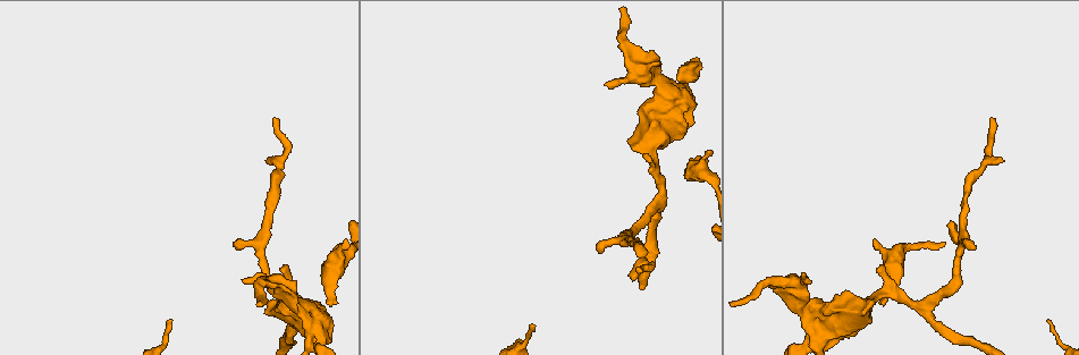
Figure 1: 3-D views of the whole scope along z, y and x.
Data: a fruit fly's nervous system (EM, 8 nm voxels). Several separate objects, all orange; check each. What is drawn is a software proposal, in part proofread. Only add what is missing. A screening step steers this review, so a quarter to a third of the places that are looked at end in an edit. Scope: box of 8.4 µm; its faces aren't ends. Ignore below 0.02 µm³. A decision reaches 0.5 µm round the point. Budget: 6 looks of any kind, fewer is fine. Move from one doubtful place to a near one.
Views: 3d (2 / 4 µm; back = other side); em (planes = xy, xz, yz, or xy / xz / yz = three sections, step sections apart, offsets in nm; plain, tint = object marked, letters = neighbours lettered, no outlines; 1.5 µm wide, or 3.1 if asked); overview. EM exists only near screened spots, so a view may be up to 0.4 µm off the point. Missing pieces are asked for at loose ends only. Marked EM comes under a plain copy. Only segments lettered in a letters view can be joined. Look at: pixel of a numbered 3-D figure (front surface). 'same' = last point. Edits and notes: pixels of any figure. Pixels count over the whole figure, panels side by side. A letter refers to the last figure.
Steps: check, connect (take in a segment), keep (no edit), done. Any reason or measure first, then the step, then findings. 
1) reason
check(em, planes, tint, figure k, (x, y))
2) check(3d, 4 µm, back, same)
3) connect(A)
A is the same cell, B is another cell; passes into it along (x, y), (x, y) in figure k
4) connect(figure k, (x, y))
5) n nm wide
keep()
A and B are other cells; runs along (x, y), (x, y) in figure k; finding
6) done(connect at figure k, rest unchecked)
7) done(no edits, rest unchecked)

free end
check(3d, 2 µm, figure 1, (242, 279))

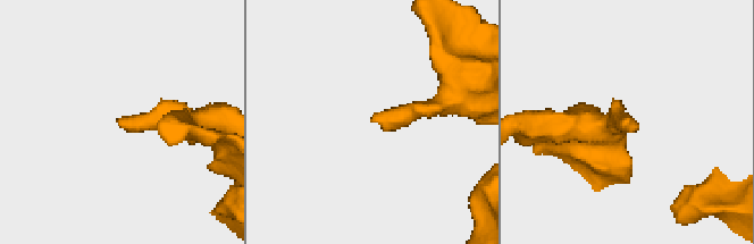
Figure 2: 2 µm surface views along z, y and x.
now the EM
check(em, yz, step 8, tint, figure 2, (374, 119))

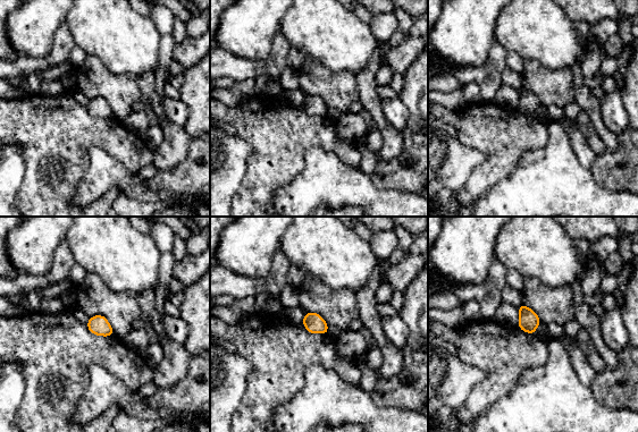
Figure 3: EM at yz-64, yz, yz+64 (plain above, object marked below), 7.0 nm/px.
another direction
check(em, planes, letters, same)

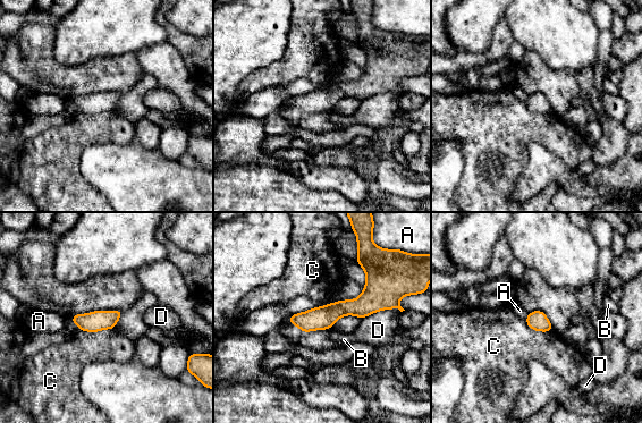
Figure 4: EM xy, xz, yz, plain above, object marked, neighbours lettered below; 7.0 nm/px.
keep()
A, B, C and D are other cells; border along (363, 288), (355, 298), (330, 303) in figure 4; none of them fits

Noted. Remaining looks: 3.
branch stops here
check(em, xz, step 4, tint, figure 1, (333, 303))

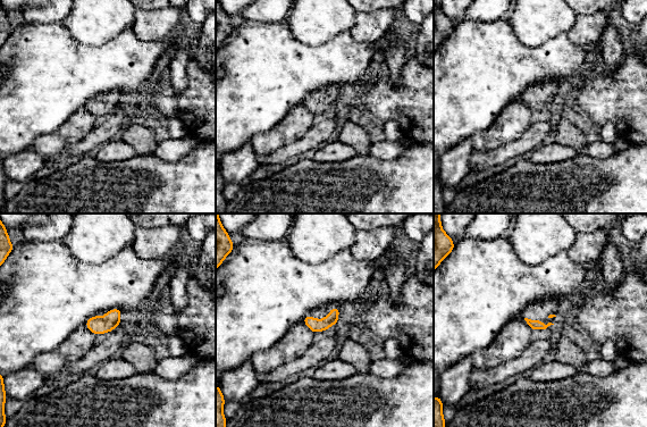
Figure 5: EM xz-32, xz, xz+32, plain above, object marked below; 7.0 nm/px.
check(em, planes, letters, same)

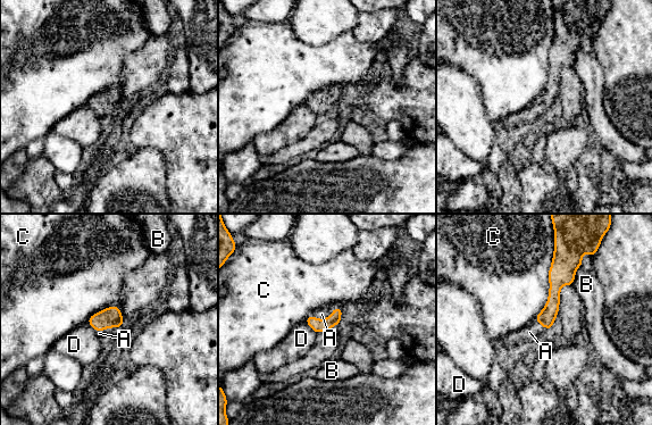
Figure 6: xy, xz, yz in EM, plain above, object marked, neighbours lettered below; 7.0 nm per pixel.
connect(A)
A is the same cell, B, C and D are other cells; passes into it along (318, 325), (324, 319), (322, 314) in figure 6; the neuron continues

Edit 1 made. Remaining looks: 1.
check(em, planes, letters, figure 1, (276, 118))

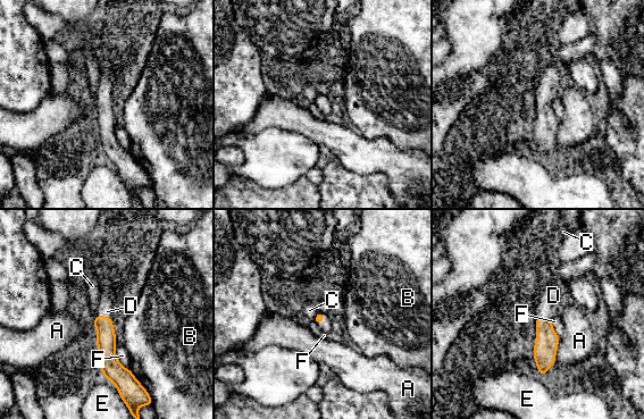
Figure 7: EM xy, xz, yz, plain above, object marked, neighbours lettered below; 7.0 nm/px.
F touches over 220 nm
connect(D)
D is the same cell, A, B, C, E and F are other cells; the neuron continues

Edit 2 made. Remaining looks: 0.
done(connect at figure 6, connect at figure 7, rest unchecked)

